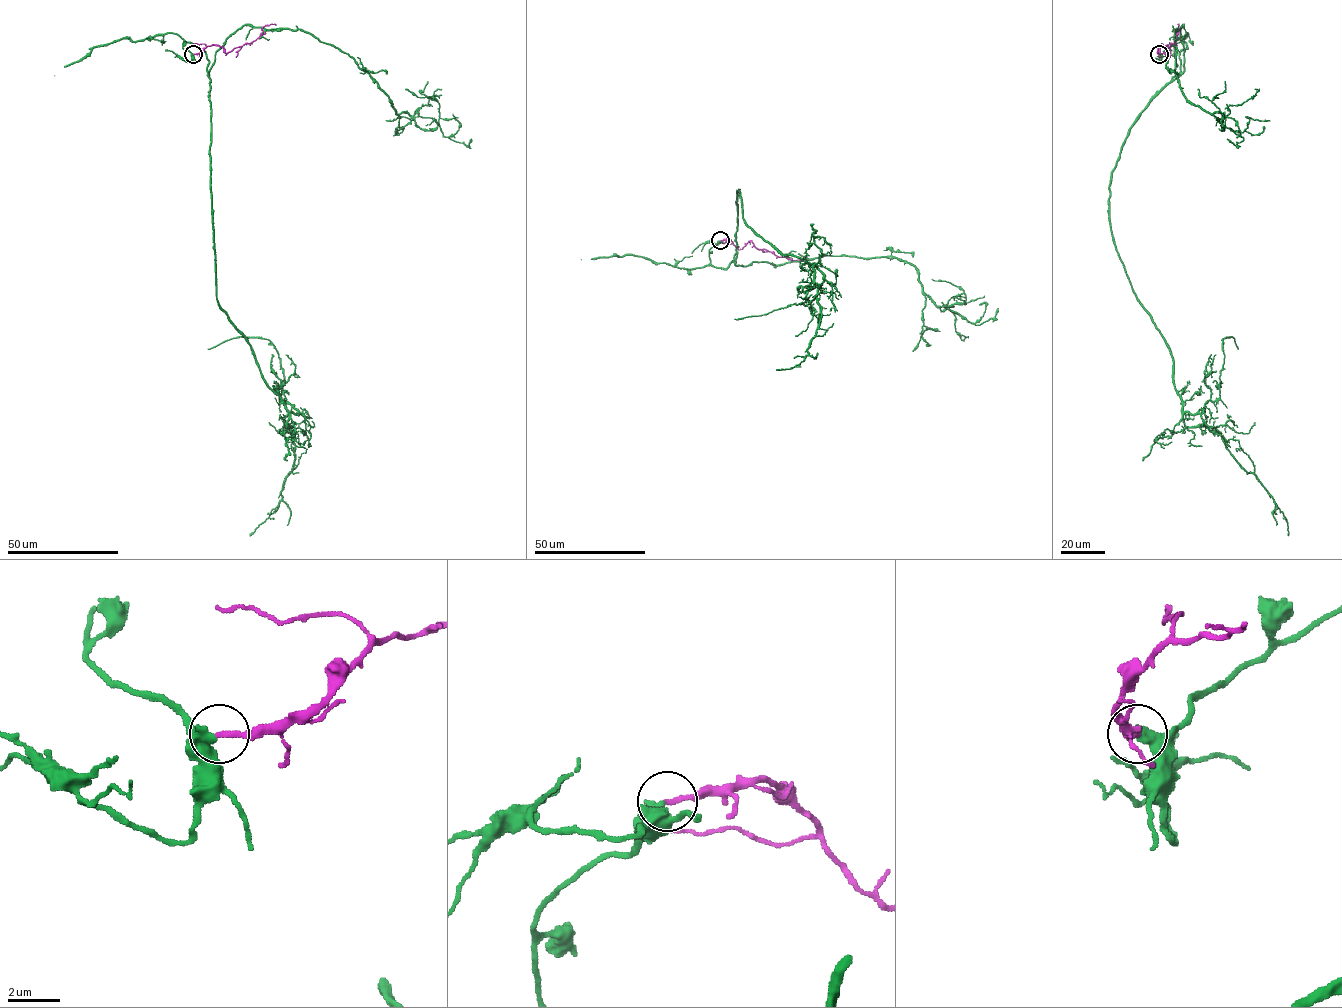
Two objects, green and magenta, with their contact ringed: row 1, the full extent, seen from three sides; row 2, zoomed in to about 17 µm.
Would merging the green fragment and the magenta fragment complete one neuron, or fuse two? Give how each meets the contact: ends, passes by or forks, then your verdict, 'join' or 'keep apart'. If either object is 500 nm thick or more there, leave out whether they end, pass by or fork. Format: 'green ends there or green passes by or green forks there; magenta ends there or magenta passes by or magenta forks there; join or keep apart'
green ends there; magenta ends there; keep apart

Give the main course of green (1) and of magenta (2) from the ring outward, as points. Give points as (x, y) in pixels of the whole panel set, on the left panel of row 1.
1: (193, 54), (184, 41), (209, 61), (216, 298), (288, 412), (295, 444), (278, 508), (250, 535)
2: (193, 54), (215, 44), (227, 53), (263, 34), (263, 26), (276, 25)

